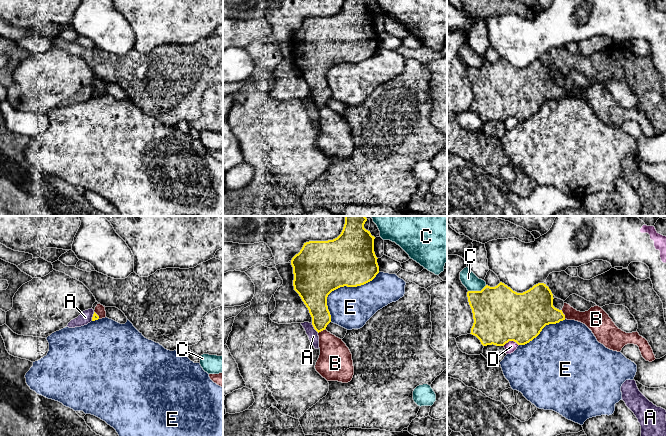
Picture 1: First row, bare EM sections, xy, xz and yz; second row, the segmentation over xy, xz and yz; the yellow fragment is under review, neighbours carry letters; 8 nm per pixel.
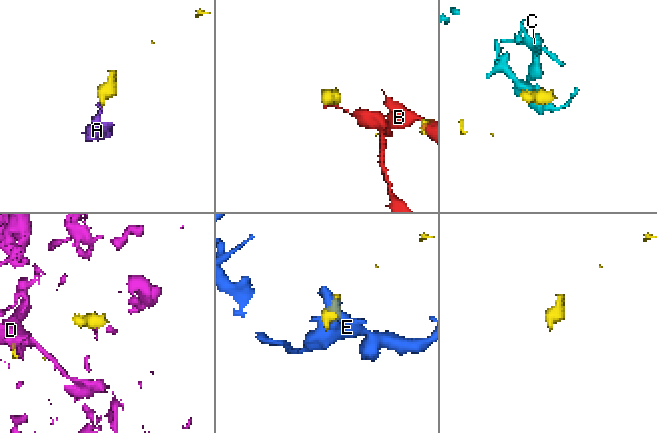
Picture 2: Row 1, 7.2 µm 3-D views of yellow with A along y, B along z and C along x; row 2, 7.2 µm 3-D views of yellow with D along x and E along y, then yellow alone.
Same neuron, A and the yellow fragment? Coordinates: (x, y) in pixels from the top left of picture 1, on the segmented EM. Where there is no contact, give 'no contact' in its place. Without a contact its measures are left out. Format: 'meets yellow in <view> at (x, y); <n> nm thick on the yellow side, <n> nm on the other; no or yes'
meets yellow in xz at (314, 328); 190 nm thick on the yellow side, 80 nm on the other; no

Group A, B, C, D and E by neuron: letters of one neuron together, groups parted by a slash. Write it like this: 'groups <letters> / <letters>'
groups A / B / C / D / E

